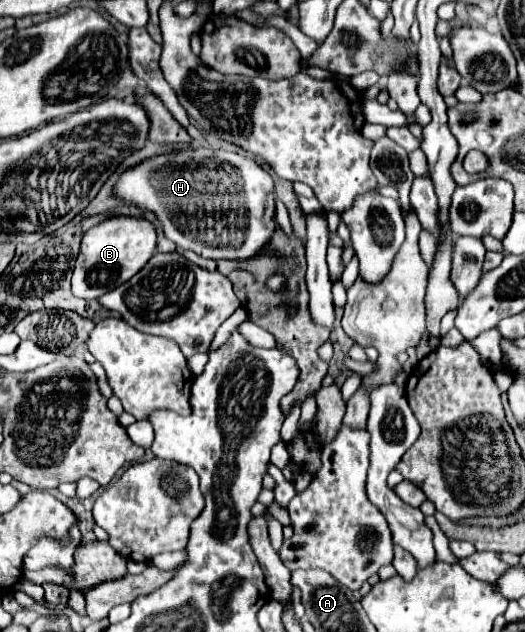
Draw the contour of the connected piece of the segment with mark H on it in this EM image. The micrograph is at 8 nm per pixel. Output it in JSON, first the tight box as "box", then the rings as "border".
{"box":[114,148,276,258],"border":[[[186,148],[154,156],[124,172],[114,194],[156,212],[166,238],[202,258],[254,258],[276,232],[274,178],[254,158],[226,150]]]}

